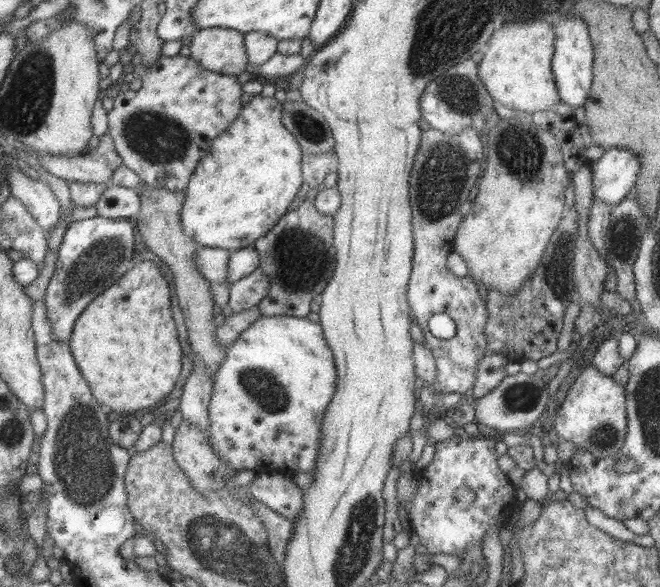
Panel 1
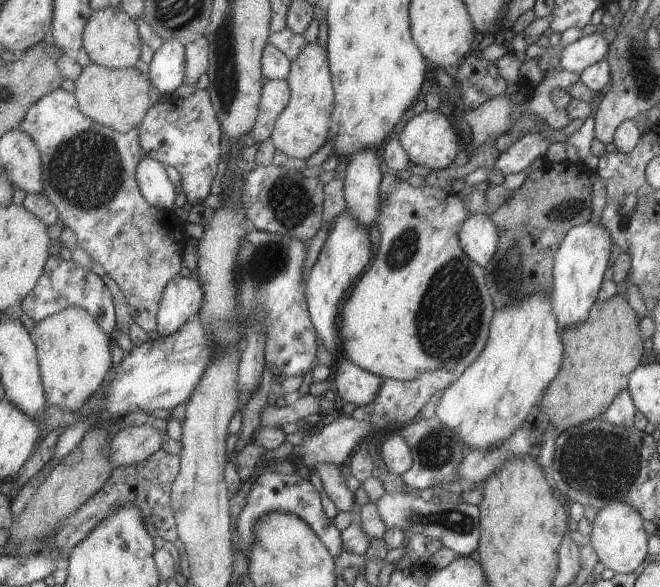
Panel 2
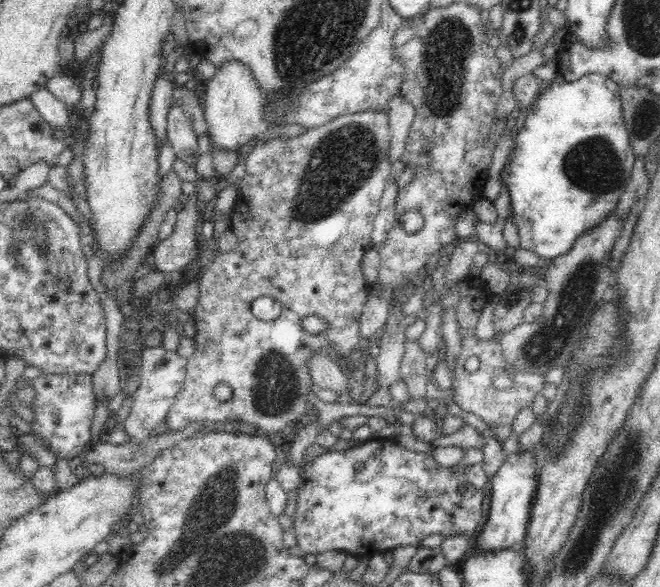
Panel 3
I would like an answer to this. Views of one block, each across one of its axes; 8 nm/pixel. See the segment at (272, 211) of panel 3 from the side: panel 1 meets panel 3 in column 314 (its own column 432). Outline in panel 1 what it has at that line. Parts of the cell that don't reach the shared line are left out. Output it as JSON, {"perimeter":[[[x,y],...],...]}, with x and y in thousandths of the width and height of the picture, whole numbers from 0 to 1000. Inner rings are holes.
{"perimeter":[[[650,216],[636,230],[618,303],[626,433],[615,509],[639,559],[644,588],[659,612],[661,642],[653,663],[698,671],[715,661],[723,615],[739,600],[733,571],[739,532],[717,474],[689,470],[677,457],[676,436],[685,428],[686,404],[700,373],[695,351],[708,341],[711,322],[729,296],[732,249],[726,228],[720,228],[714,216],[686,232]],[[665,533],[677,535],[689,549],[689,569],[677,581],[653,572],[647,559],[648,542]]]}

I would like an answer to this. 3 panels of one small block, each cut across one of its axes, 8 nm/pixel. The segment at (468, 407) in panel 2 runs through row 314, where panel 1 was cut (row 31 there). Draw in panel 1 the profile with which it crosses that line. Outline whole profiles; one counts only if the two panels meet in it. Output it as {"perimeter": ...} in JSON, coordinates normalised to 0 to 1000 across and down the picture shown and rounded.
{"perimeter":[[[765,37],[744,58],[738,85],[723,107],[723,128],[750,177],[768,181],[774,193],[803,196],[848,174],[833,112],[838,65],[838,43],[826,37]]]}

